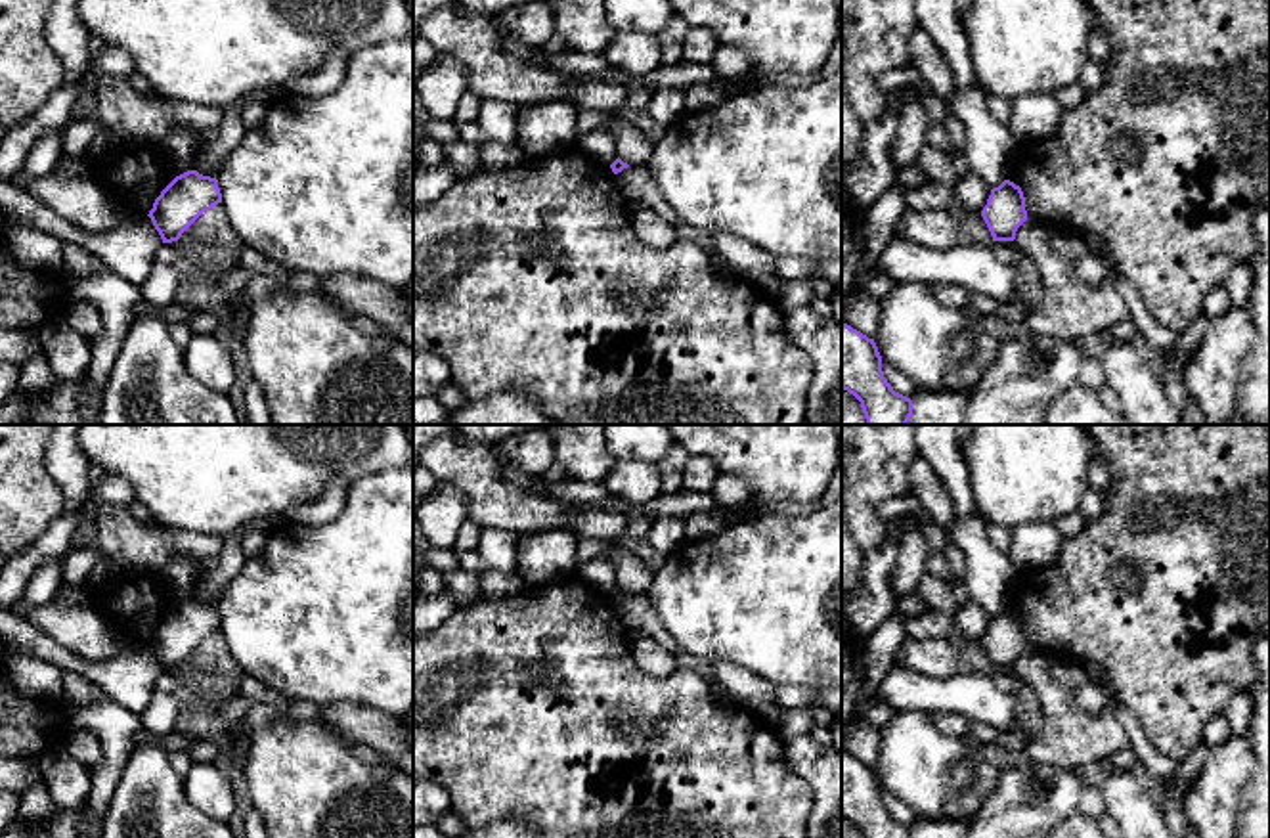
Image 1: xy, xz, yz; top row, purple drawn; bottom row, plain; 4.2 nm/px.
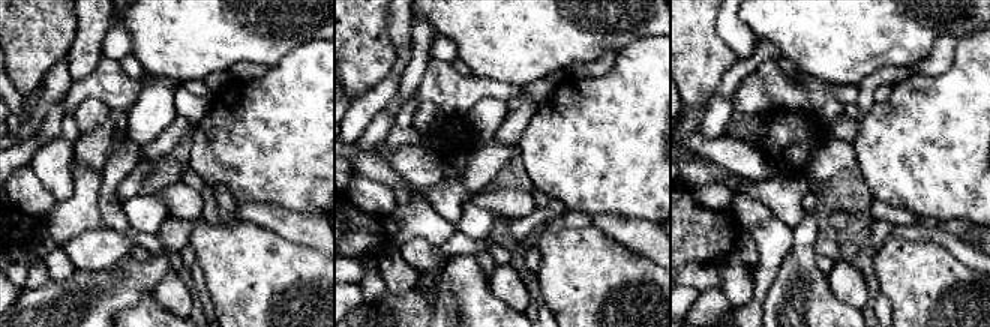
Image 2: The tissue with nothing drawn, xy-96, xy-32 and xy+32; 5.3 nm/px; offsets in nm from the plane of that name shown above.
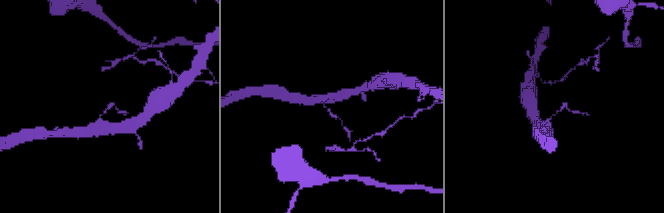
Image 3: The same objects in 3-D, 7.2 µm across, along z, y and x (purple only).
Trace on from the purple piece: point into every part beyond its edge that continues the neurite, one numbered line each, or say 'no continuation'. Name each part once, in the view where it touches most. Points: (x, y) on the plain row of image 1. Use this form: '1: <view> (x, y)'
no continuation

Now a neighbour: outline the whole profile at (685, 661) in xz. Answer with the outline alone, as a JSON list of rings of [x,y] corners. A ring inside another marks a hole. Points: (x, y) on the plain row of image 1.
[[[679,649],[675,654],[675,664],[679,670],[690,670],[700,673],[712,687],[719,687],[719,683],[713,679],[712,664],[702,660],[700,656],[687,652]]]

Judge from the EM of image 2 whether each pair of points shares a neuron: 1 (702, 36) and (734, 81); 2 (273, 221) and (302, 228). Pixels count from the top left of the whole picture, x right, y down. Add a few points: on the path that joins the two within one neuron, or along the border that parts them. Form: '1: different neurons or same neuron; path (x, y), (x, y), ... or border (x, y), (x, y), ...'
1: different neurons; border (737, 60), (723, 75), (714, 93)
2: same neuron; path (281, 221), (294, 225)

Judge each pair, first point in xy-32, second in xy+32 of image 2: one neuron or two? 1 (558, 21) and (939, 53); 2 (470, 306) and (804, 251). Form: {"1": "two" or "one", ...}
{"1": "two", "2": "one"}

